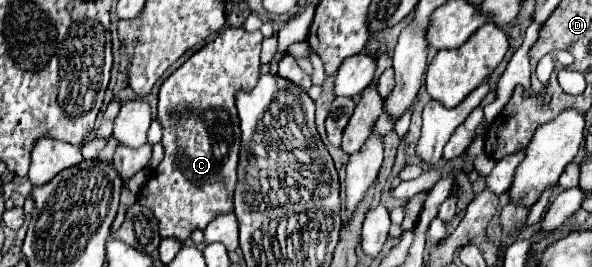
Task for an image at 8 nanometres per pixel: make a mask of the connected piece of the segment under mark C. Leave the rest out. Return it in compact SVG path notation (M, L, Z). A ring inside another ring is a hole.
M225 28L213 42L197 50L183 66L179 66L159 90L157 118L163 124L165 158L151 174L151 180L141 188L139 202L147 206L159 220L161 238L175 236L185 242L195 228L205 228L215 216L233 212L233 192L237 186L237 162L241 146L239 116L235 108L235 92L255 86L259 78L259 52L263 34L259 30L247 32L243 28Z

